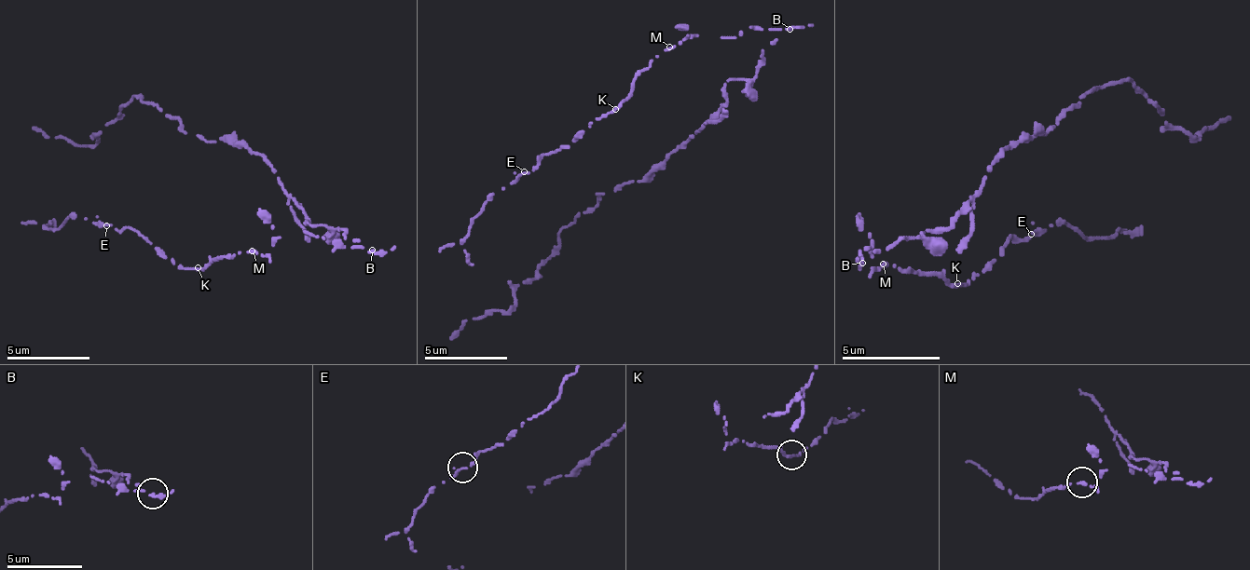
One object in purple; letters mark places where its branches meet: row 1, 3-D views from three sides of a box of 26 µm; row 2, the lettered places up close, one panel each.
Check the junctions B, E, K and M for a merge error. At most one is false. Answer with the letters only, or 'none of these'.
B

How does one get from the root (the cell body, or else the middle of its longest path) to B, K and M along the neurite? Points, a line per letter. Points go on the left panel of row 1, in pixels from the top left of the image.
B: (344, 234), (344, 238), (352, 238), (356, 242), (356, 247), (373, 251)
K: (344, 234), (356, 247), (336, 247), (302, 230), (281, 238), (268, 255), (240, 251), (198, 267)
M: (344, 234), (356, 247), (336, 247), (319, 234), (307, 234), (302, 230), (281, 238), (268, 255), (252, 251)

